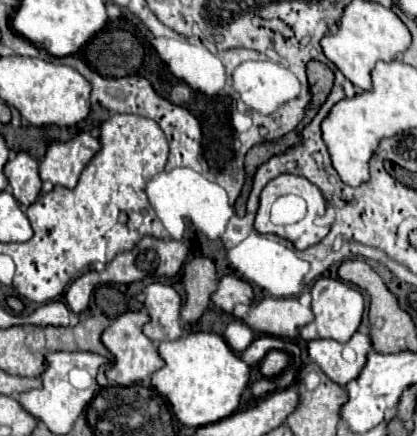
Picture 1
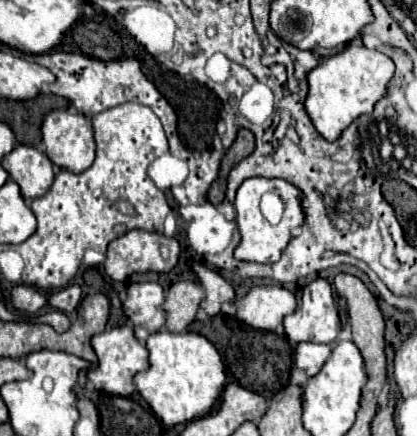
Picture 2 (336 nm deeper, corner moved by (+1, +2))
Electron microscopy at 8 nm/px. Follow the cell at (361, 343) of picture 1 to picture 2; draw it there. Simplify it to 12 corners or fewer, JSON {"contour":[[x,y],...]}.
{"contour":[[301,342],[293,360],[309,376],[331,356],[331,346]]}

